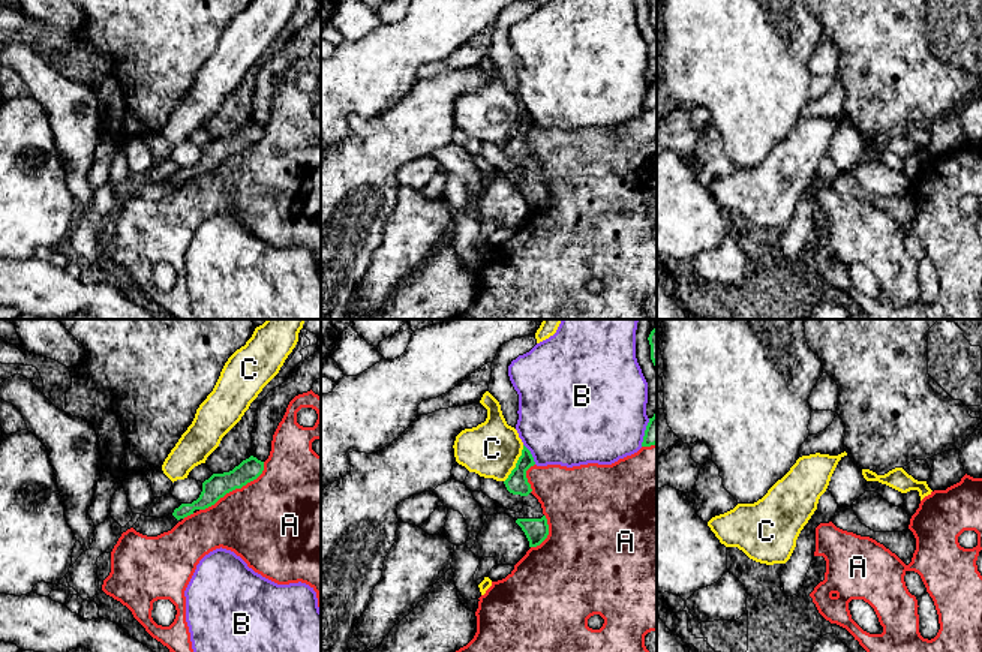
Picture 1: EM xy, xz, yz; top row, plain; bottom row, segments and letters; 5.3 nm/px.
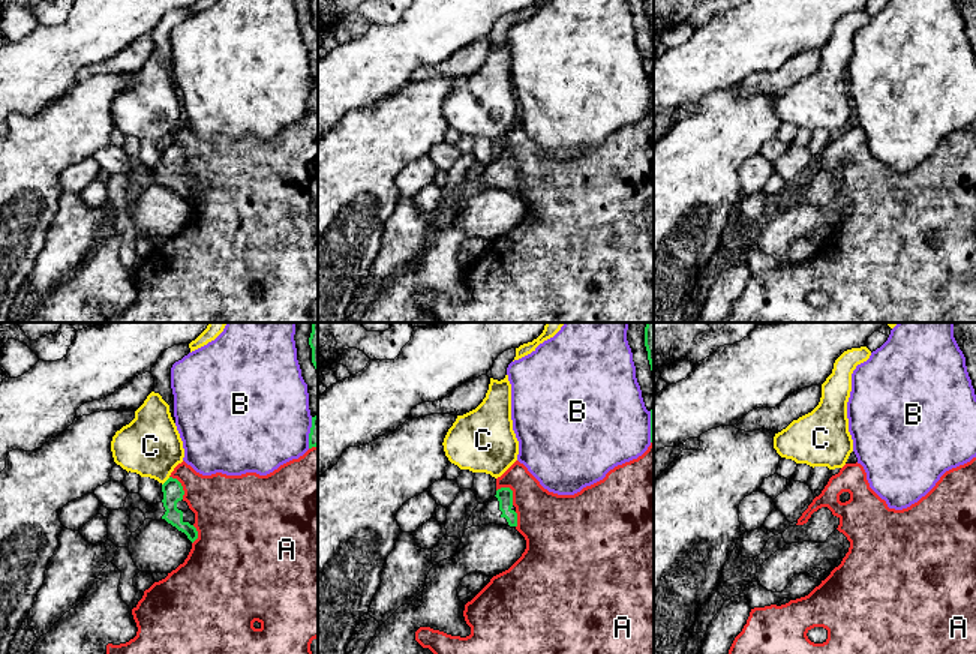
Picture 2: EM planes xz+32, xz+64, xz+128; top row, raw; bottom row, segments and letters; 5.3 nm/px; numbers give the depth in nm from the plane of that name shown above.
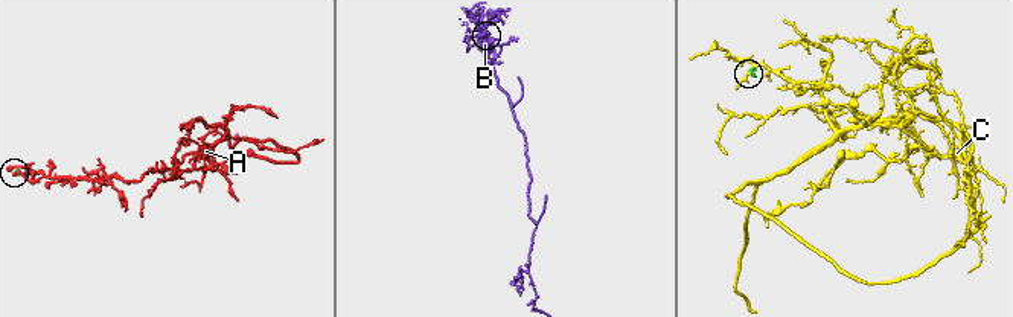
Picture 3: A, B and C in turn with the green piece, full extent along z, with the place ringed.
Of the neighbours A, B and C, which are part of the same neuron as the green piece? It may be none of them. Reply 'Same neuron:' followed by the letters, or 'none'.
Same neuron: none

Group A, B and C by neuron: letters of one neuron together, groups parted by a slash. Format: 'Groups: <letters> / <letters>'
Groups: A / B / C

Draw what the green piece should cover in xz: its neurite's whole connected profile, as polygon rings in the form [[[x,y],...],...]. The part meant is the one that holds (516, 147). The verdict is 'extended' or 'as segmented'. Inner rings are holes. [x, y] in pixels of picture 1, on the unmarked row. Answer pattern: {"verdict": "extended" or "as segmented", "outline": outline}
{"verdict": "extended", "outline": [[[523,109],[522,120],[516,127],[516,132],[504,145],[510,157],[520,159],[523,162],[523,172],[519,177],[516,177],[504,172],[502,169],[498,171],[498,178],[508,178],[522,192],[529,205],[529,211],[540,210],[549,199],[547,183],[543,178],[541,168],[531,157],[532,153],[526,142],[526,135],[534,129],[535,126],[531,115]]]}

